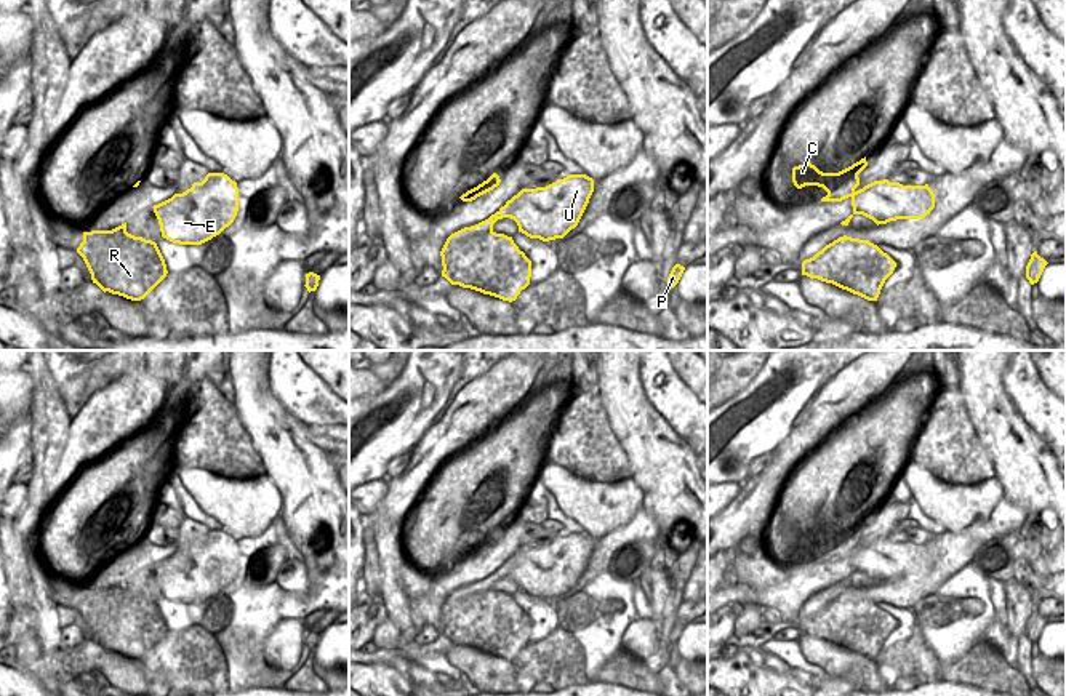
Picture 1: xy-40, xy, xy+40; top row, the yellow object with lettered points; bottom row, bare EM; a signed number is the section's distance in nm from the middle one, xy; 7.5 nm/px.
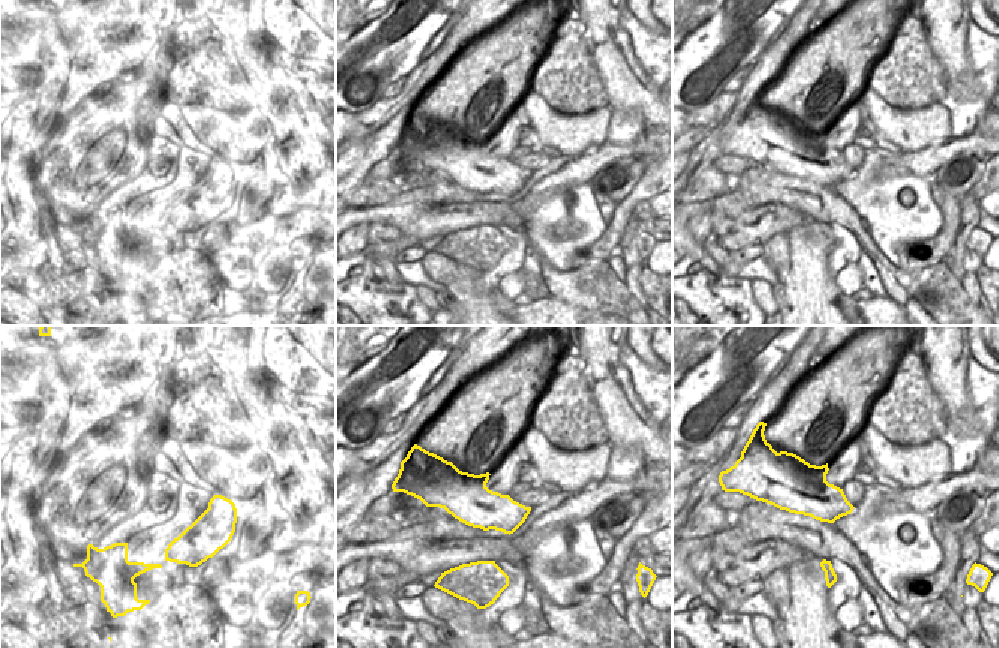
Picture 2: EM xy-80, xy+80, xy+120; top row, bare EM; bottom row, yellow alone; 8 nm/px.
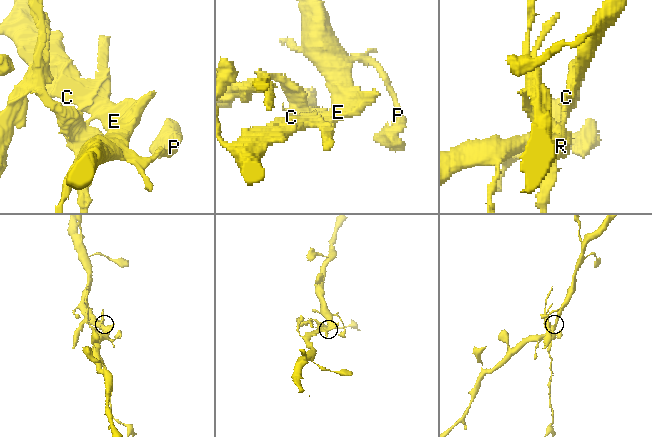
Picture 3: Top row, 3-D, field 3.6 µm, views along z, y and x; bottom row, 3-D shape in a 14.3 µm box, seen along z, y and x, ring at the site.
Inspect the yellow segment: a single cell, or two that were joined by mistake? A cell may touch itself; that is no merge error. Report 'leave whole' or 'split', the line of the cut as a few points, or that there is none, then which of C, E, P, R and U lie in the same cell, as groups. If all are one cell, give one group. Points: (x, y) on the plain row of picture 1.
split | xy (493, 573), (496, 578) | C E P U / R

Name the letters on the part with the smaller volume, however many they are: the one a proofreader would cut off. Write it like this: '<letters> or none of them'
R

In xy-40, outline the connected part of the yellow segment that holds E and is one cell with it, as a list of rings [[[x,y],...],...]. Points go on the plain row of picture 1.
[[[208,531],[202,541],[152,566],[163,597],[179,603],[202,603],[234,581],[238,546],[224,531]]]

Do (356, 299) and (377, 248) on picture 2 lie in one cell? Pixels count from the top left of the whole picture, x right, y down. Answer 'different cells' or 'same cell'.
different cells

